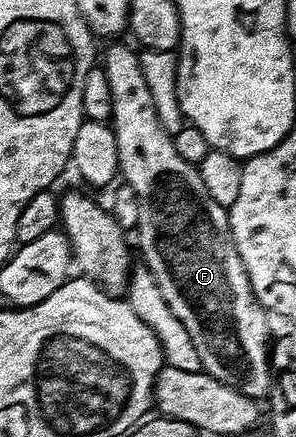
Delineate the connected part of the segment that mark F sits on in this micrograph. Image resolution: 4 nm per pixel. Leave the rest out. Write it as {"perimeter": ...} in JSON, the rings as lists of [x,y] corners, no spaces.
{"perimeter":[[[118,44],[107,50],[104,69],[111,88],[112,127],[118,147],[120,176],[125,183],[132,186],[132,190],[136,190],[142,207],[136,235],[138,244],[142,247],[142,256],[146,259],[145,267],[160,286],[172,314],[176,314],[176,318],[184,322],[188,334],[192,334],[196,354],[200,354],[202,371],[232,386],[240,394],[261,401],[262,396],[269,397],[272,392],[271,317],[267,309],[254,298],[250,279],[244,270],[244,262],[240,260],[236,242],[232,238],[228,209],[212,198],[204,178],[200,178],[198,165],[180,158],[173,135],[166,131],[156,114],[156,102],[152,102],[152,93],[148,90],[148,82],[144,82],[138,58],[137,51],[133,52],[132,49]]]}

